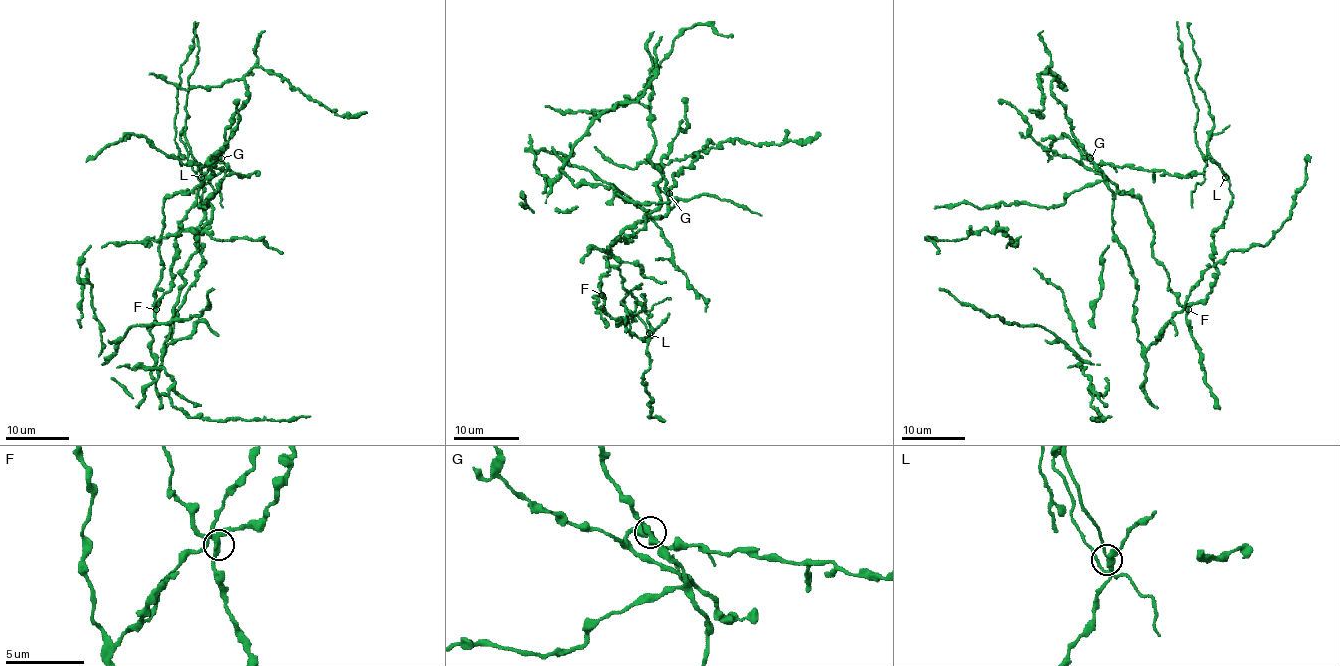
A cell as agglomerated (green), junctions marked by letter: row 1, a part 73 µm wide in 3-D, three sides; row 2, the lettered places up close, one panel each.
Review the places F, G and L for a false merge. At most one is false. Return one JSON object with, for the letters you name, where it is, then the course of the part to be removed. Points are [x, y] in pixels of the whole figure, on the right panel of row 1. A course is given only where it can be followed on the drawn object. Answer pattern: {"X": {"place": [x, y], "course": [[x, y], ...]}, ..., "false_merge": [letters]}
{"L": {"place": [1225, 177], "course": [[1226, 177], [1208, 155], [1205, 157], [1196, 141], [1197, 106], [1182, 59], [1177, 21]]}, "false_merge": ["L"]}

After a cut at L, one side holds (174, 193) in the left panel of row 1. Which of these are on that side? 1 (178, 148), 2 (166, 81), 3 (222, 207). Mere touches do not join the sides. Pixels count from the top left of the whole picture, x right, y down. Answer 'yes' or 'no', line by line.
1: no
2: yes
3: no

